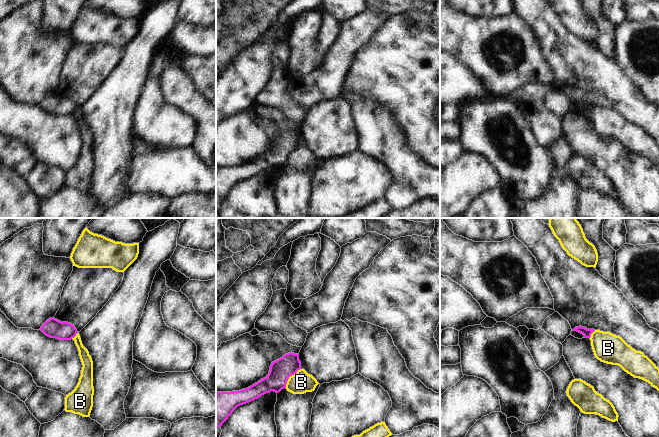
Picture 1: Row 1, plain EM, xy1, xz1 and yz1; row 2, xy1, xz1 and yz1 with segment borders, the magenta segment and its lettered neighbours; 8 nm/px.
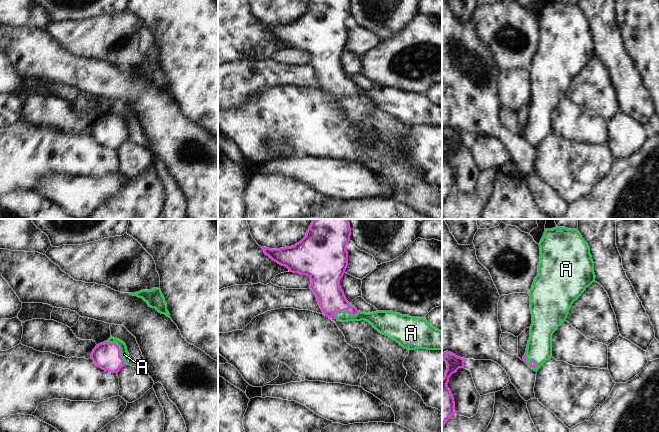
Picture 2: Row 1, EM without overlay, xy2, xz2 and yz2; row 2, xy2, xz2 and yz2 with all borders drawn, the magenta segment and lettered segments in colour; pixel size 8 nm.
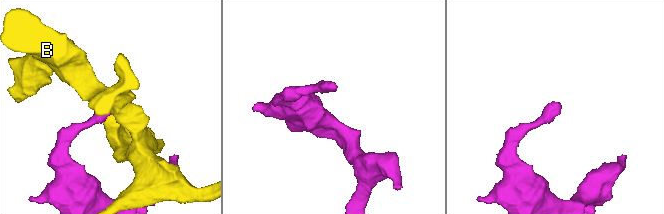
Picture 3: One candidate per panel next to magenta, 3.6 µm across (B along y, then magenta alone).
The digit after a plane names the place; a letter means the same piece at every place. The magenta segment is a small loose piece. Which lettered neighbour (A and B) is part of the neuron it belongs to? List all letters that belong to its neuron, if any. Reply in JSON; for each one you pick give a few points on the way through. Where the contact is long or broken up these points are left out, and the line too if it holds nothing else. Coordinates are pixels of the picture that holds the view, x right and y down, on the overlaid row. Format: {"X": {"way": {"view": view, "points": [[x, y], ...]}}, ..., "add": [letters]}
{"A": {"way": {"view": "xy2", "points": [[105, 355], [111, 355], [119, 349], [124, 354]]}}, "add": ["A"]}

